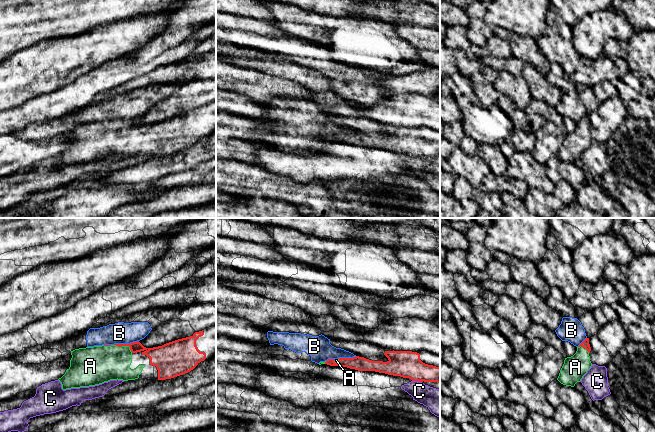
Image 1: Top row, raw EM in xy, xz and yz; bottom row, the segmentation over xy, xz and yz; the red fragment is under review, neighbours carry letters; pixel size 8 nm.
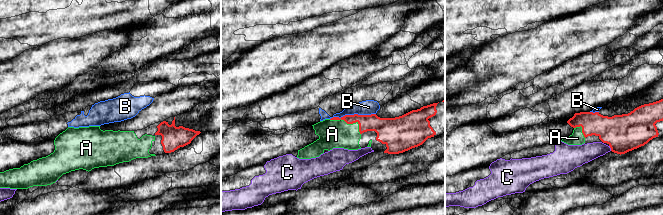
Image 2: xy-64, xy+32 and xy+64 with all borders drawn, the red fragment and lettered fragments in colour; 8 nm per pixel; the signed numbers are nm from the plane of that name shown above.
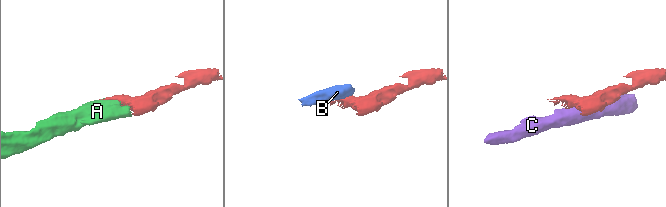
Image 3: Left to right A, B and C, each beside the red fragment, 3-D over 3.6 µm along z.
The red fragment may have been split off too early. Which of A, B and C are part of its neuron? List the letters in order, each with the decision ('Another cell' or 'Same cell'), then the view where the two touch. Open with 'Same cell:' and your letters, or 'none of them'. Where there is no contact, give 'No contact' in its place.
Same cell: A
A: Same cell. Touches red in xy
B: Another cell. Touches red in xy
C: Another cell. Touches red in xz

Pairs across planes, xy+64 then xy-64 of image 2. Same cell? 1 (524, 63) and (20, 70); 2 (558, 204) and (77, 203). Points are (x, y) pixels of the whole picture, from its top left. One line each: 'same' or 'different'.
1: same
2: same

